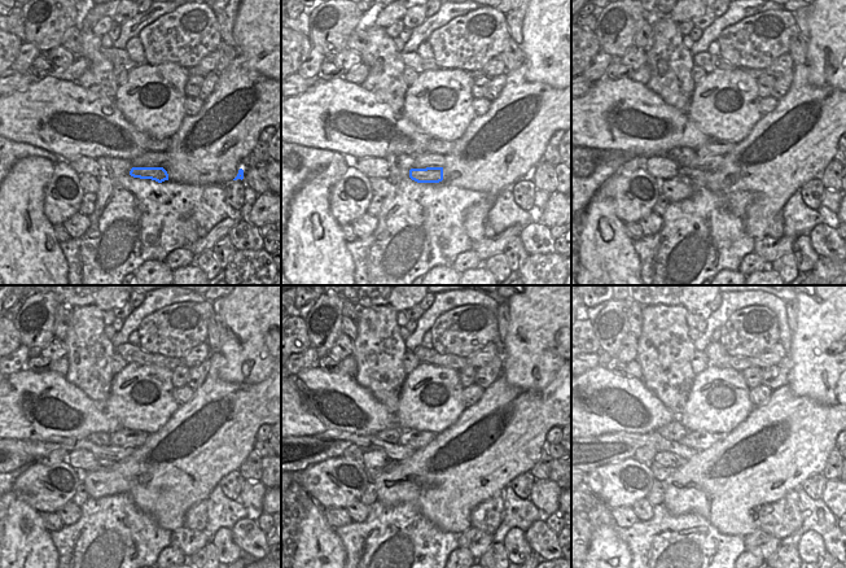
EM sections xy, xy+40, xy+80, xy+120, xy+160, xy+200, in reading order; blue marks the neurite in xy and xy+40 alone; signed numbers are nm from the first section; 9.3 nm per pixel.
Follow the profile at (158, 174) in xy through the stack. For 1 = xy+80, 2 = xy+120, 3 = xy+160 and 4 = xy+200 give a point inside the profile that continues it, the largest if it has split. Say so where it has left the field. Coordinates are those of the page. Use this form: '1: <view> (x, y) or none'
1: xy+80 (696, 178)
2: xy+120 (102, 464)
3: xy+160 (372, 473)
4: xy+200 (661, 473)

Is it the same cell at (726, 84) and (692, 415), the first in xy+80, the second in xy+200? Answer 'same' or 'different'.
same

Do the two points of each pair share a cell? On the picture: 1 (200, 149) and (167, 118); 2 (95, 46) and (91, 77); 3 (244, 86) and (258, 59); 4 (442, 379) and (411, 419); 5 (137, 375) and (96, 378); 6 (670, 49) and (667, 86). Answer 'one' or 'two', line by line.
1: two
2: one
3: two
4: one
5: two
6: one

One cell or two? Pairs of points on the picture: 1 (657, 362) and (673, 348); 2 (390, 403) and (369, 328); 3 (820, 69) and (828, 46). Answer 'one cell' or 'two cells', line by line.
1: one cell
2: one cell
3: one cell

